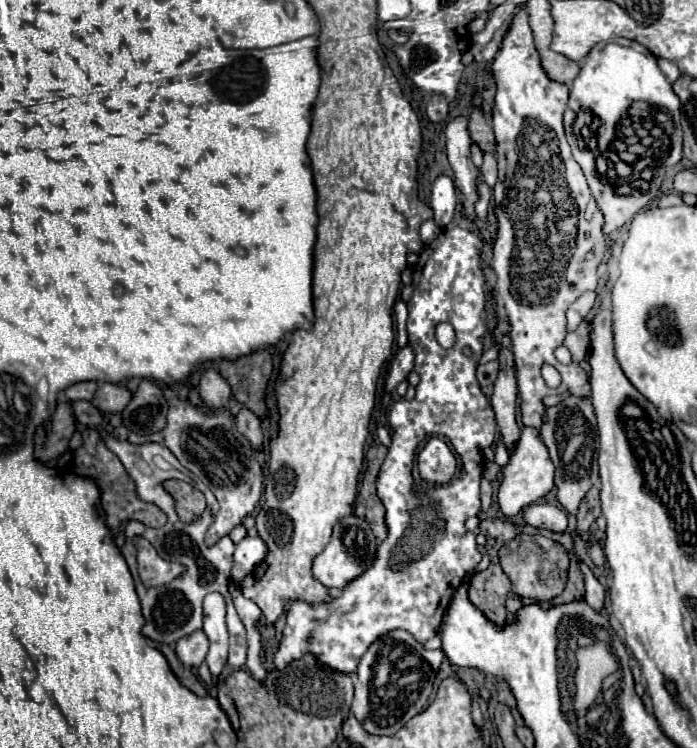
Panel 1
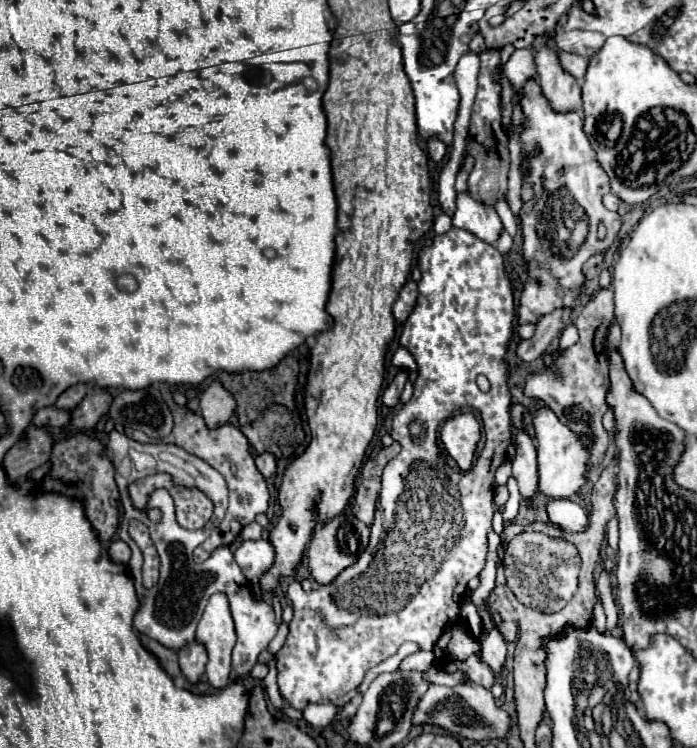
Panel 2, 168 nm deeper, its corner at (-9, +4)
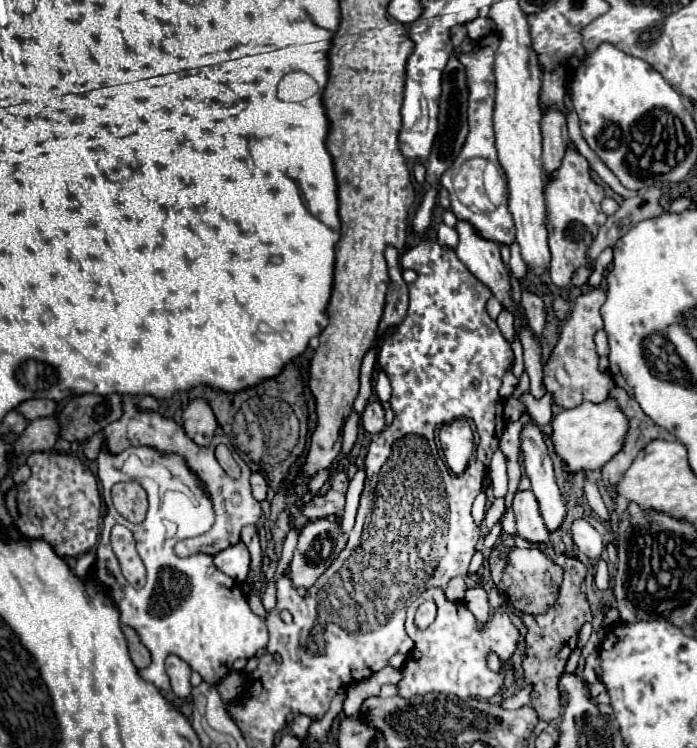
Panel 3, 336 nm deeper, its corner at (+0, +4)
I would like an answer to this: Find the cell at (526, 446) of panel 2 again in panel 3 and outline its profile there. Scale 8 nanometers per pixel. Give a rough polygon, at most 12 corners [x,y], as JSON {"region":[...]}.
{"region":[[533,490],[513,500],[517,534],[549,544],[549,530],[537,512]]}

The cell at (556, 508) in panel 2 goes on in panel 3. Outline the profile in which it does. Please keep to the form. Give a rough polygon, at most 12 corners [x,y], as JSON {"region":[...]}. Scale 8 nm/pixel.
{"region":[[583,518],[573,520],[575,546],[591,560],[603,552],[601,534]]}

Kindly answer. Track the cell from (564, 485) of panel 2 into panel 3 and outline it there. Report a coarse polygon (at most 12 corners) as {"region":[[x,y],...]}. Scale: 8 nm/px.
{"region":[[615,400],[585,402],[551,422],[569,476],[599,470],[623,446]]}

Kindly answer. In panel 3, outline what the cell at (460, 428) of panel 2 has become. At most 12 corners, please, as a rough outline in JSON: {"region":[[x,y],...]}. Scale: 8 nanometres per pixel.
{"region":[[465,418],[443,424],[445,460],[461,474],[473,454],[473,430]]}

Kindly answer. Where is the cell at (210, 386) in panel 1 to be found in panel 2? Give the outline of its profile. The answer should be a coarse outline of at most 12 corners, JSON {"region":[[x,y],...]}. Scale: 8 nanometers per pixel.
{"region":[[212,382],[200,398],[208,428],[230,422],[234,398],[220,382]]}

